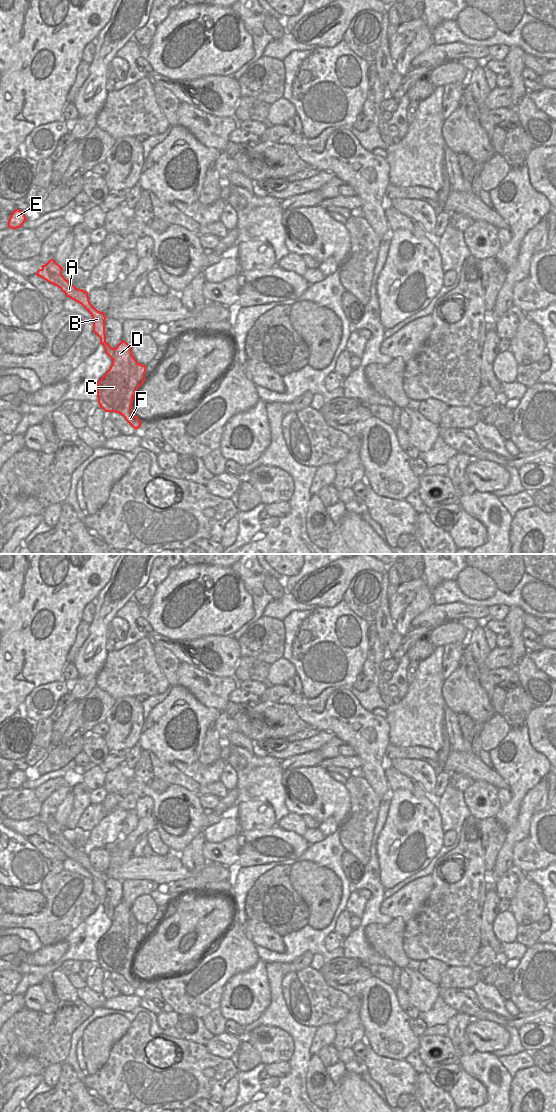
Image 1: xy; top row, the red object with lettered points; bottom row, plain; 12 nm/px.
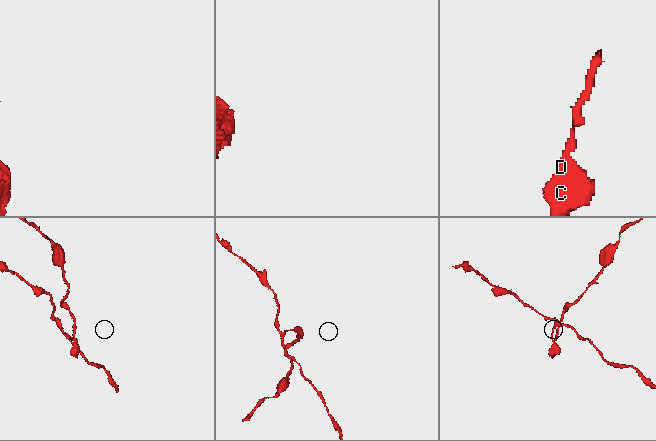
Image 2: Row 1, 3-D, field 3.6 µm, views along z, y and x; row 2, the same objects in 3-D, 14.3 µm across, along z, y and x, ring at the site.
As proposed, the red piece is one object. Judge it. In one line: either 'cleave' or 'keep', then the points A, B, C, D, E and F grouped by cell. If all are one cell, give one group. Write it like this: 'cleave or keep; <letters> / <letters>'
cleave; A B E / C D F

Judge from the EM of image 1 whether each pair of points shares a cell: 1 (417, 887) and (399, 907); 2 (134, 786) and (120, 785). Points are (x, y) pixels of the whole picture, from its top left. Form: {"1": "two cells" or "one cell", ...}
{"1": "one cell", "2": "two cells"}

